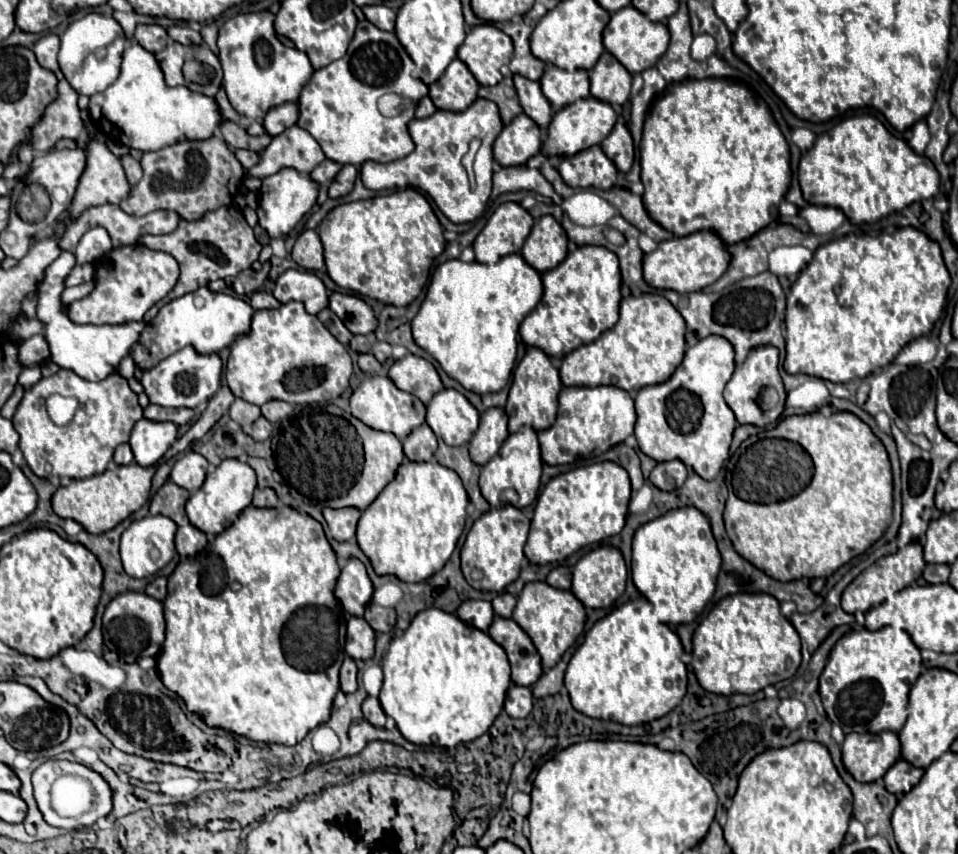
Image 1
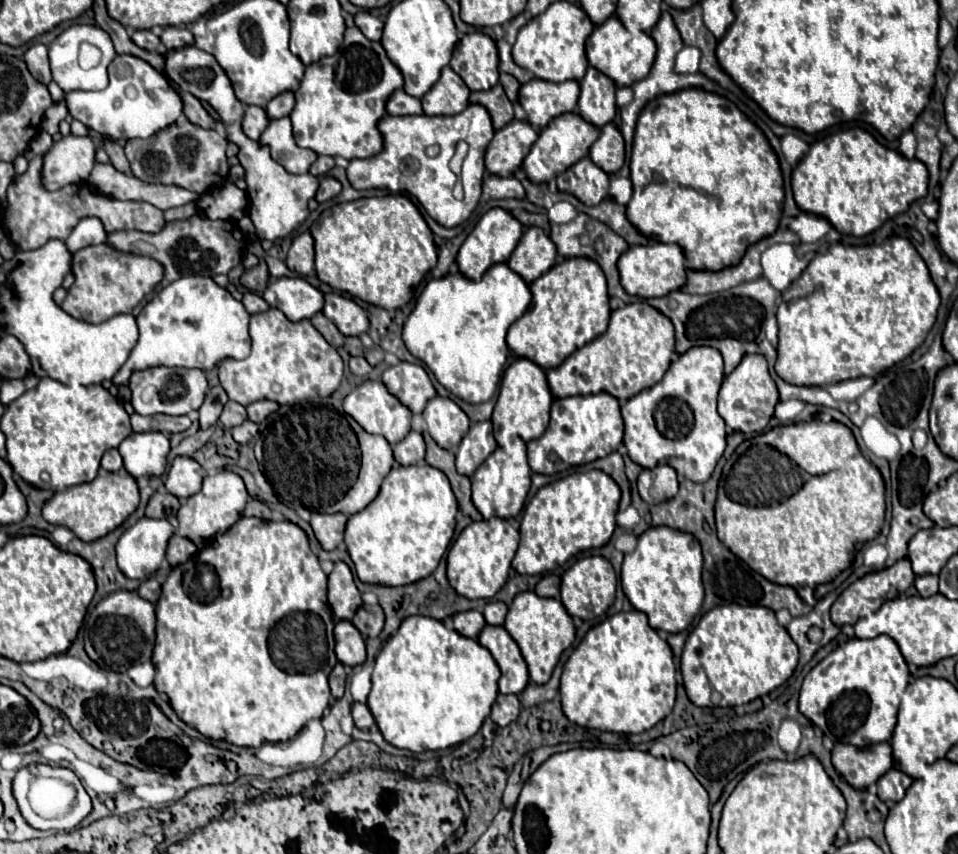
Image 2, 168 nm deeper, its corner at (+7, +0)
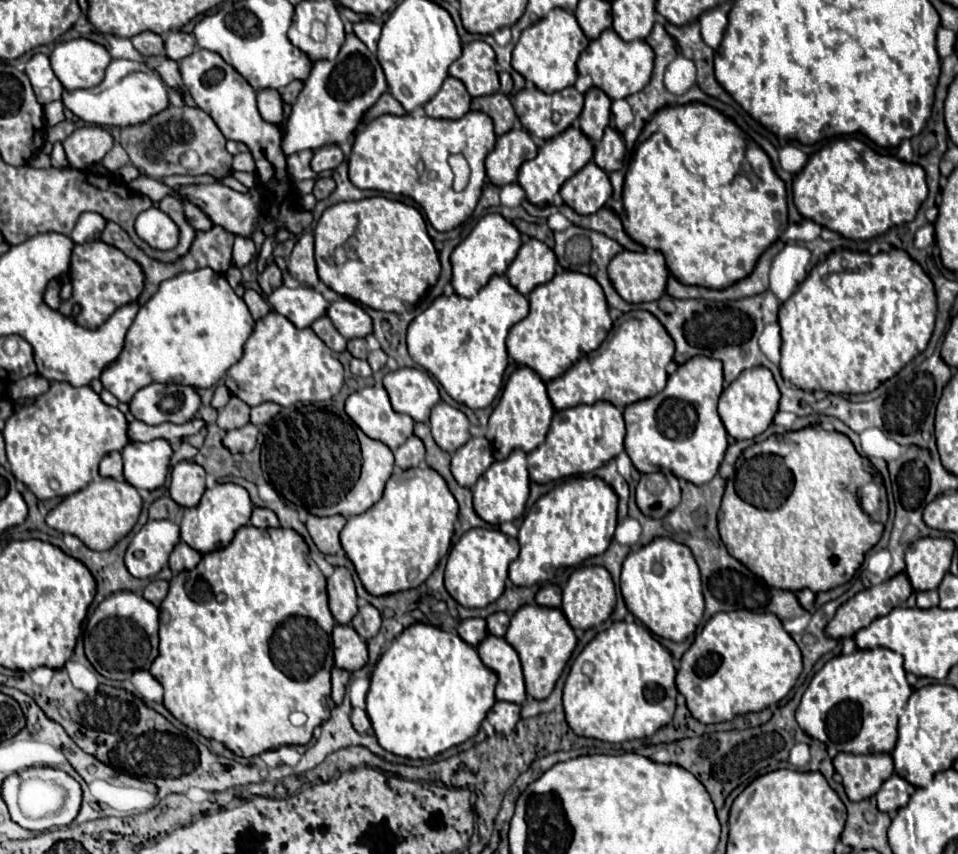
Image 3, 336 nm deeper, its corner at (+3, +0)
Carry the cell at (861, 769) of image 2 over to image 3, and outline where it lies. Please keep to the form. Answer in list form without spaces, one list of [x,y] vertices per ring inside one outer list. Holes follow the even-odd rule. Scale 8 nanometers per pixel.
[[[839,752],[833,758],[835,770],[843,776],[845,792],[851,800],[871,798],[883,780],[893,774],[893,758],[881,754],[847,754]]]

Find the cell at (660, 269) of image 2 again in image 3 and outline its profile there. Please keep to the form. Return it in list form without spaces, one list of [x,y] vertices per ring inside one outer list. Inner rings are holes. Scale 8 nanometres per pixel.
[[[623,250],[621,254],[617,254],[609,268],[607,268],[611,282],[615,286],[615,290],[619,292],[619,296],[631,304],[641,304],[641,302],[653,302],[659,300],[665,290],[667,290],[667,278],[669,278],[669,268],[667,268],[667,260],[659,250],[645,250],[645,252],[631,252],[631,250]]]

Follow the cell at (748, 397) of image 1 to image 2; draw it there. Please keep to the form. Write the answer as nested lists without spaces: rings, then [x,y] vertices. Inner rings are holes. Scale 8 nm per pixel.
[[[761,354],[745,356],[741,360],[741,364],[735,368],[735,372],[725,376],[723,386],[719,390],[719,414],[721,414],[721,418],[725,420],[725,424],[729,428],[733,428],[735,432],[743,432],[743,434],[763,432],[773,416],[777,402],[779,402],[779,392],[777,392],[773,378],[769,376],[767,360]]]

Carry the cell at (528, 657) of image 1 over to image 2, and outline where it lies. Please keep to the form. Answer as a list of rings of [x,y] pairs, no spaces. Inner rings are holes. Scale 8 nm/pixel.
[[[485,626],[477,638],[477,642],[487,648],[501,670],[499,692],[501,694],[521,694],[529,684],[527,664],[519,652],[519,646],[509,636],[503,626]]]

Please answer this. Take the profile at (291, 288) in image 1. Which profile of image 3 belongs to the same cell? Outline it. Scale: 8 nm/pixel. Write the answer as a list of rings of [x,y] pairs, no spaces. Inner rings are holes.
[[[279,286],[271,296],[267,296],[267,302],[273,306],[273,310],[287,316],[287,320],[291,320],[297,328],[311,326],[319,316],[327,312],[329,304],[323,294],[309,286]]]

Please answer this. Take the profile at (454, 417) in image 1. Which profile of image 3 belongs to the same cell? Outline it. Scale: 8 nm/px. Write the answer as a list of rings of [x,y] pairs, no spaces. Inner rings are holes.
[[[439,402],[431,410],[429,426],[431,426],[431,434],[437,446],[449,454],[453,454],[471,438],[467,416],[445,402]]]

